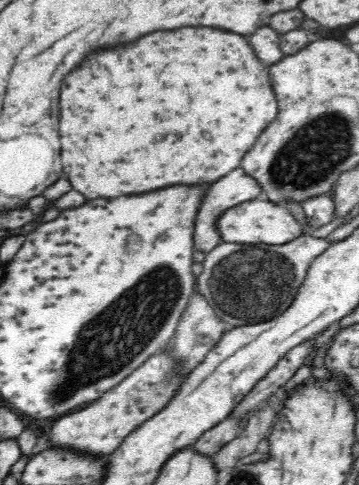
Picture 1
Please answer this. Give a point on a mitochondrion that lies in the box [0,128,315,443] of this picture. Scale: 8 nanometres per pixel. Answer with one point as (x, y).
(111, 340)

